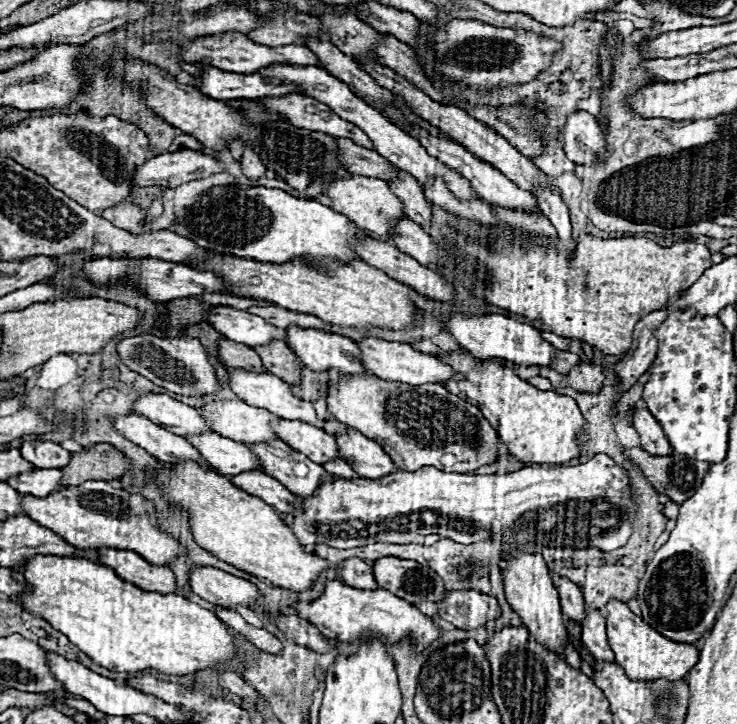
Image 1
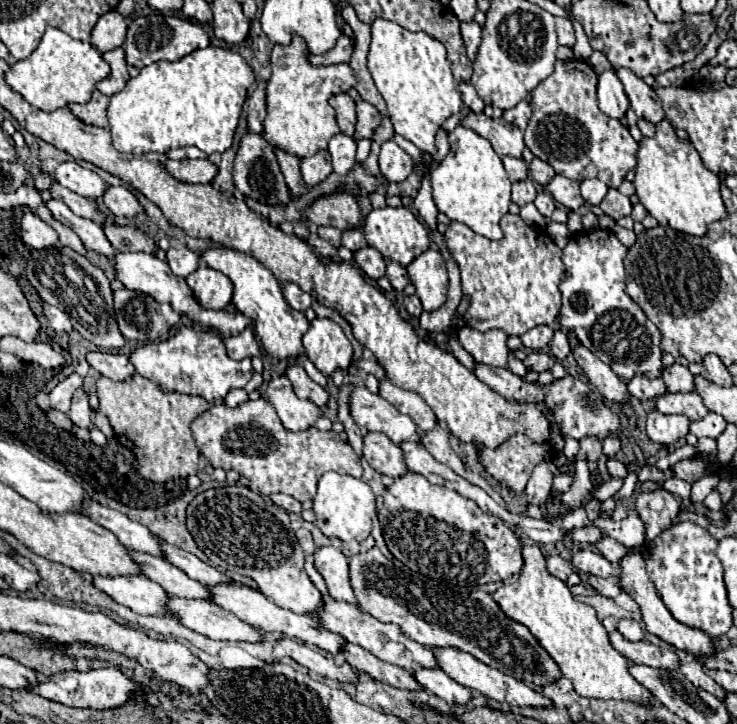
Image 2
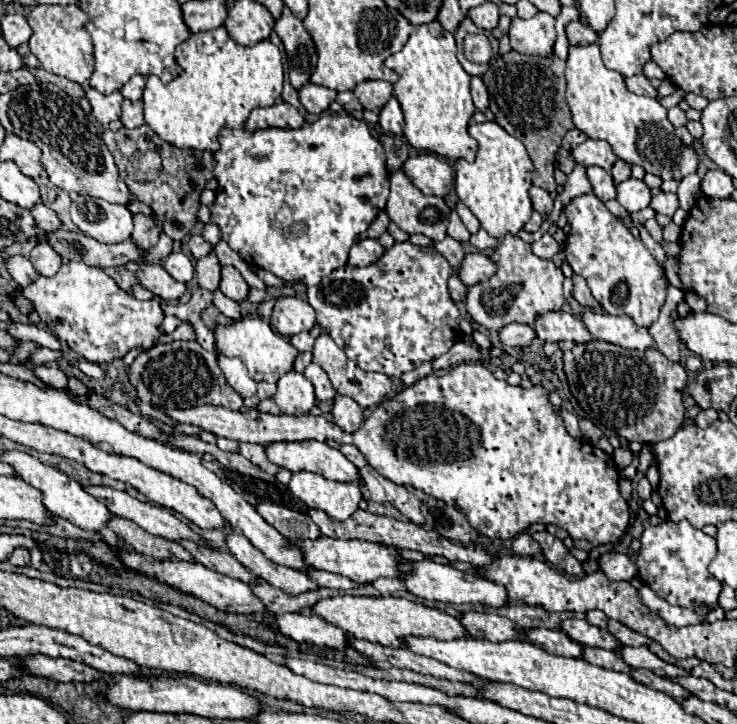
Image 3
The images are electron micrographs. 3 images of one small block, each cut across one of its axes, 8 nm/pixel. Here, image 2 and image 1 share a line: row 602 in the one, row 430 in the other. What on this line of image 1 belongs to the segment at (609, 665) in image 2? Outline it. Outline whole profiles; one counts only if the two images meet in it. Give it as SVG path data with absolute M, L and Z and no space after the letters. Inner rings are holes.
M468 352L440 360L466 376L462 382L444 384L444 388L478 406L498 430L514 458L532 464L564 464L580 458L582 446L578 444L578 434L582 434L586 420L572 398L552 390L538 390L520 380L512 368L500 366L492 360L474 360Z

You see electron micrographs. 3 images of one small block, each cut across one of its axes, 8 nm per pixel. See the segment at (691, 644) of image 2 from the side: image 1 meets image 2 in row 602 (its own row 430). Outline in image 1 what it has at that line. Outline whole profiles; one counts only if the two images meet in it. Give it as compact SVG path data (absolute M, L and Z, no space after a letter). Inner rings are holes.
M648 410L634 412L634 428L640 434L642 448L652 456L670 456L672 446L660 426L660 422Z

